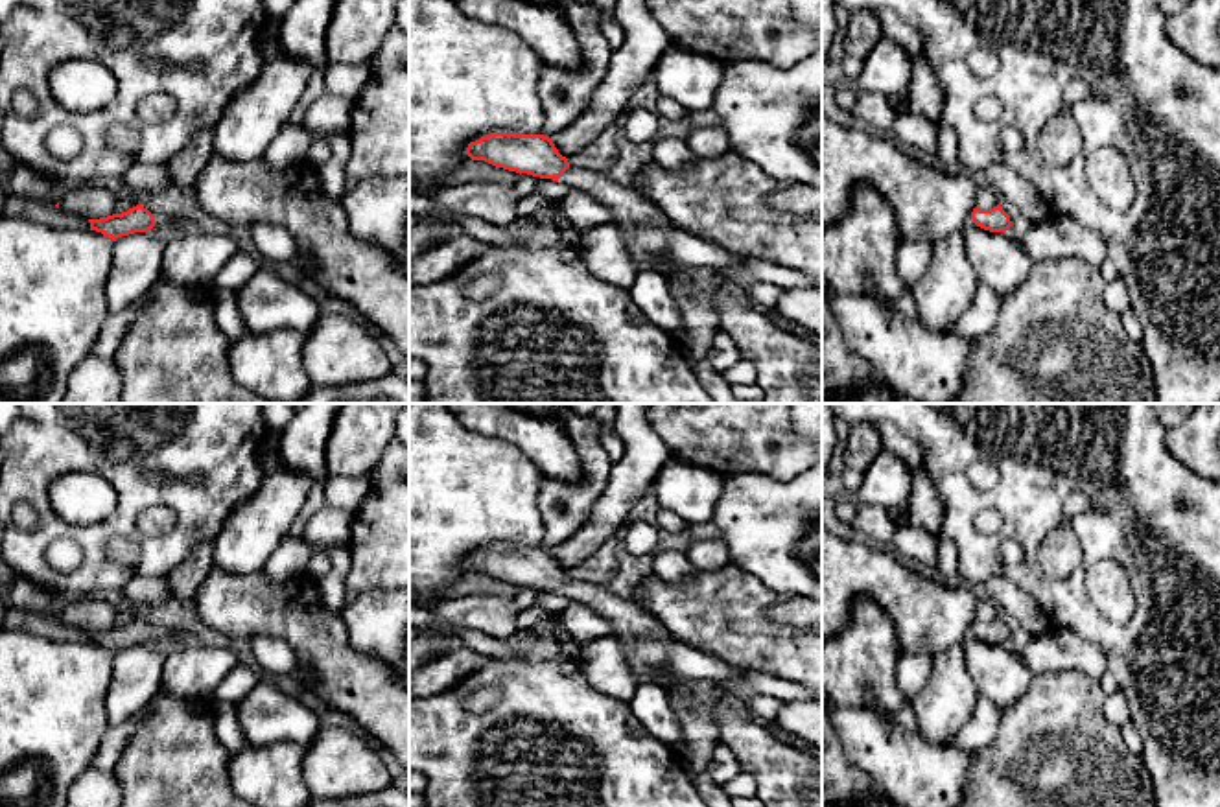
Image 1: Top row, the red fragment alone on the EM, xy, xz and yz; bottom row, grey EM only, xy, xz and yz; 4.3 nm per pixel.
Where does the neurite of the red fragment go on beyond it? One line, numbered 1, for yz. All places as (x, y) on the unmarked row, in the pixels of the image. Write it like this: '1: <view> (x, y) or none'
1: none

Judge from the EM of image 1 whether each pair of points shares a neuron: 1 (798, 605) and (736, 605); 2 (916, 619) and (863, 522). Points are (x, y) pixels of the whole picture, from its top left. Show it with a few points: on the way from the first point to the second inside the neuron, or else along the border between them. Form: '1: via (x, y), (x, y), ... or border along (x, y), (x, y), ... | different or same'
1: border along (767, 610), (778, 621), (802, 625) | different
2: border along (856, 537), (887, 548) | different

